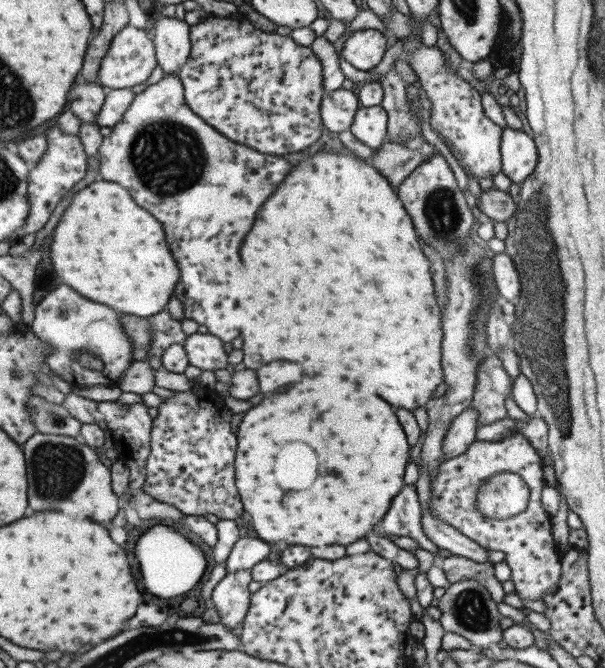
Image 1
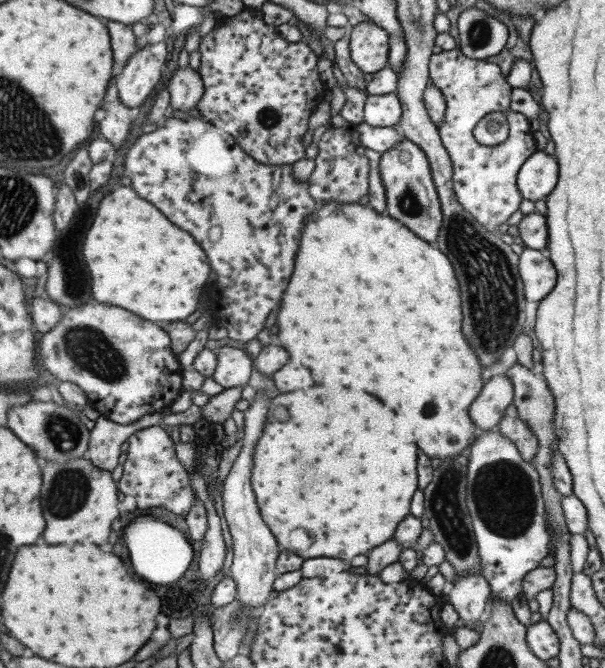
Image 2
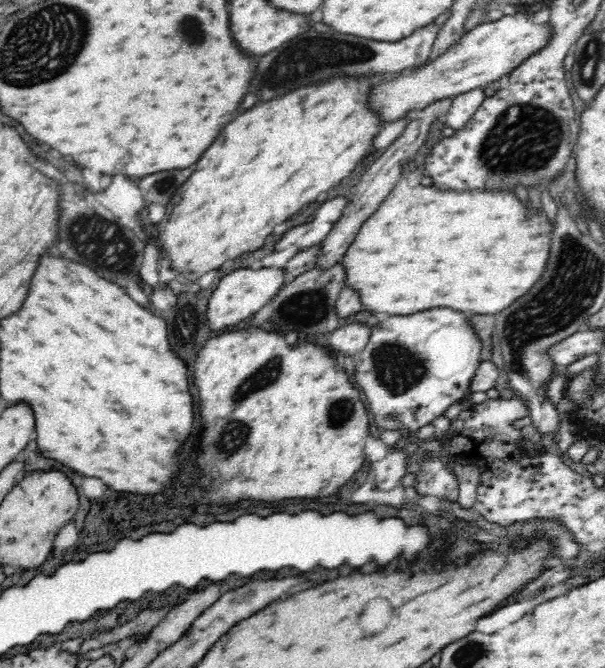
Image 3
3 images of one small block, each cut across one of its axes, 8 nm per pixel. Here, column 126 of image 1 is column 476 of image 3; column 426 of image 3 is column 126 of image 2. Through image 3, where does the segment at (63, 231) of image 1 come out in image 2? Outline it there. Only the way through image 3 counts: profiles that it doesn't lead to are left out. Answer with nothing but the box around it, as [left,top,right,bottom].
[83,186,209,325]

